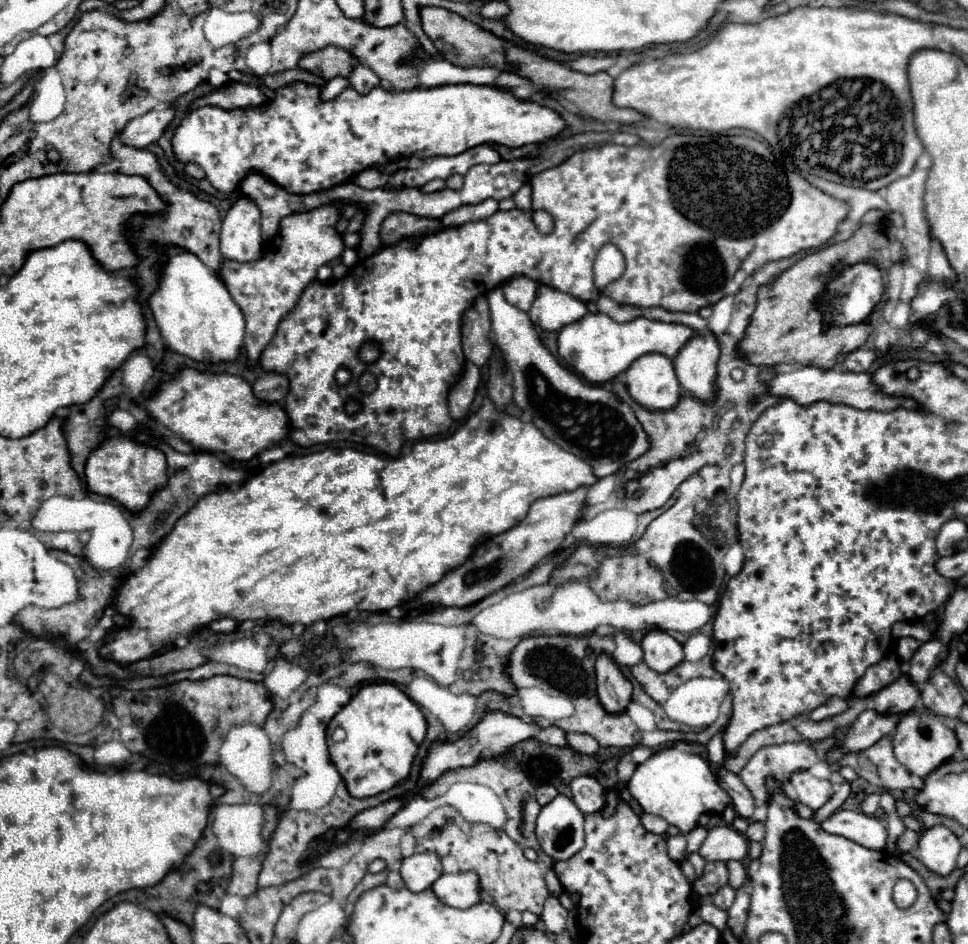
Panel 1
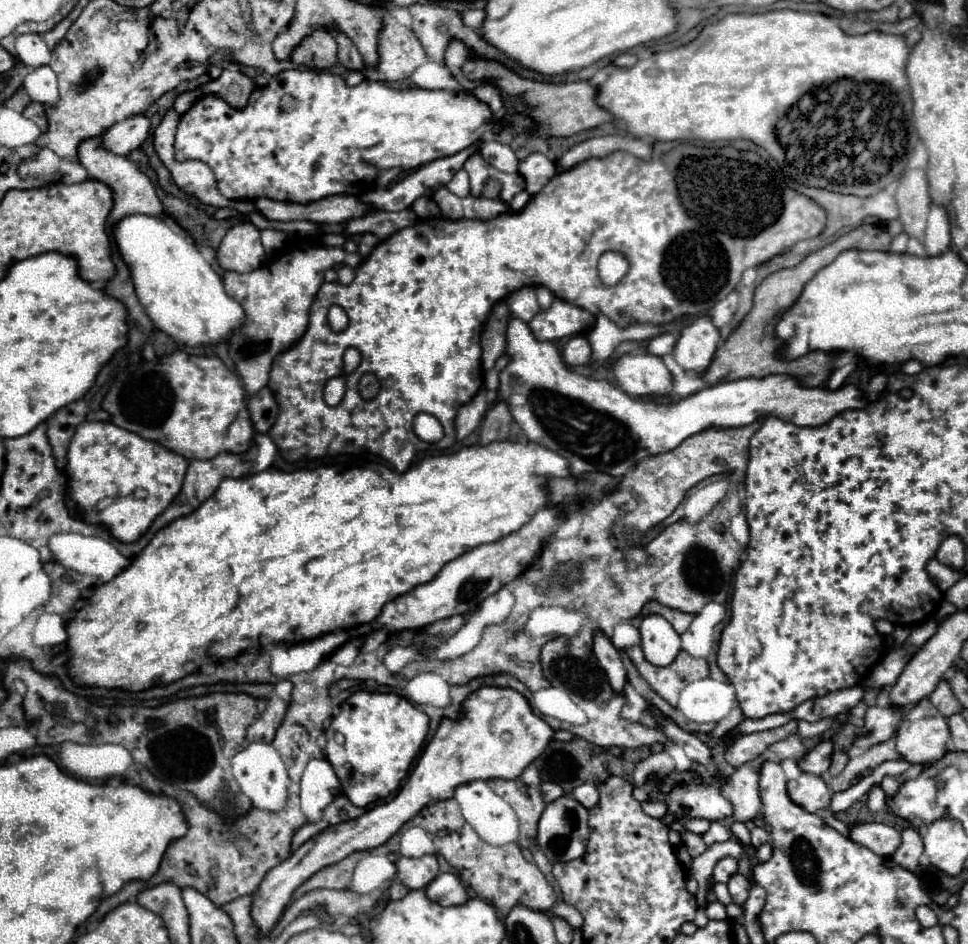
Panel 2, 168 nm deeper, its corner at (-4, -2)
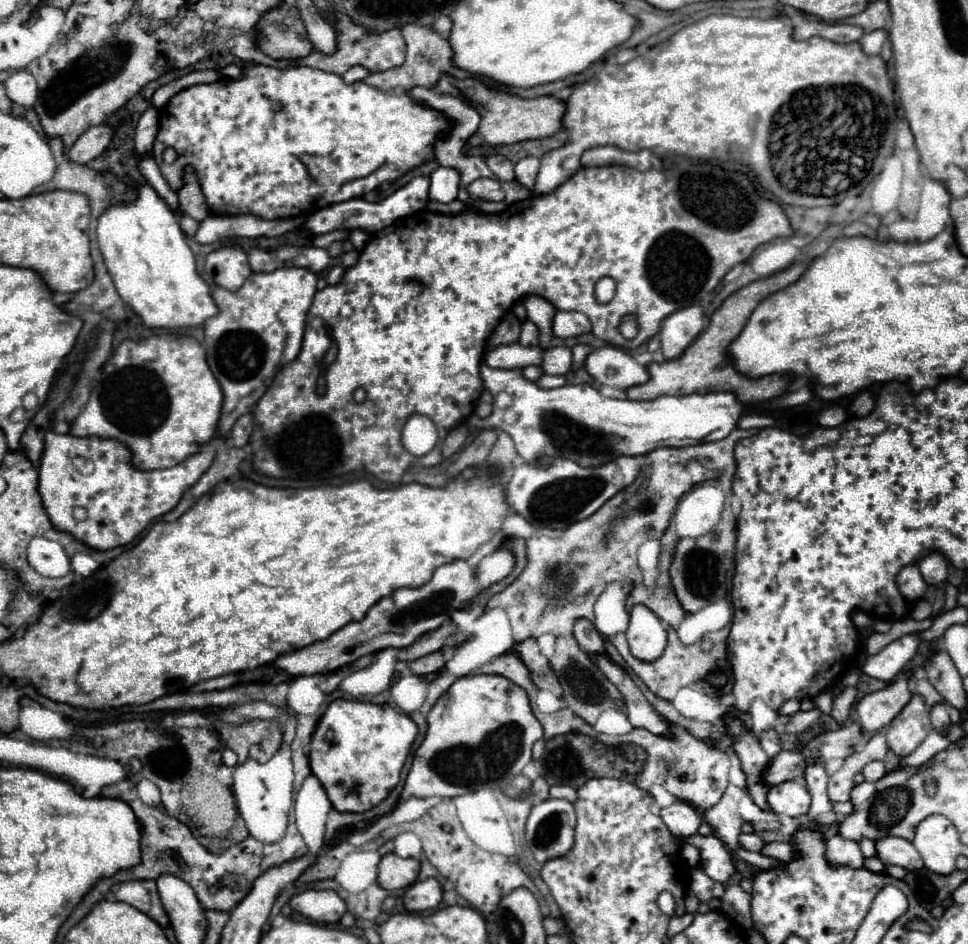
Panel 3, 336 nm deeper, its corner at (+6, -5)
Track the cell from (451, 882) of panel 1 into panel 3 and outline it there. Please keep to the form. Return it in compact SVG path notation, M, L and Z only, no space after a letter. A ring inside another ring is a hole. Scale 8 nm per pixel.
M425 879L425 881L417 881L413 883L407 891L405 891L405 909L407 911L427 911L427 909L435 909L443 899L443 887L437 879Z

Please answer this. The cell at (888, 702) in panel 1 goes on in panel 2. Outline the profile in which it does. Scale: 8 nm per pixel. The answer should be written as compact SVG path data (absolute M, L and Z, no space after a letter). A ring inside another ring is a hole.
M877 706L867 708L863 728L859 730L853 746L871 748L875 744L889 740L895 734L897 716L899 716L897 708L877 708Z

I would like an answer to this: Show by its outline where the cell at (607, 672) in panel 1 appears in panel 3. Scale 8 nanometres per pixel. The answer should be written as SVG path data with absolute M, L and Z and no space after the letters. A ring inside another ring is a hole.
M577 619L577 623L575 623L575 639L577 639L579 647L581 647L585 653L589 653L589 655L605 653L603 637L601 637L599 631L593 627L593 623L587 621L587 619Z

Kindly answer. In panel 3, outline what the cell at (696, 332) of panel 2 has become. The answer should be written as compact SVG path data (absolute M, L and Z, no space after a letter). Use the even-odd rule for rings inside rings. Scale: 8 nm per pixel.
M697 305L679 309L671 313L659 331L659 341L661 341L661 351L667 361L675 361L683 355L683 349L703 333L705 323L703 323L703 311Z

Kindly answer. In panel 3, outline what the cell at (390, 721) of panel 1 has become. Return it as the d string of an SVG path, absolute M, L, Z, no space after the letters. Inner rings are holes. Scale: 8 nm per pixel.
M337 699L327 707L325 715L321 717L321 721L313 733L311 751L309 751L311 773L317 775L317 779L325 787L325 791L337 811L363 813L363 811L379 805L391 793L391 789L399 783L401 769L405 765L407 755L411 753L411 745L413 745L415 737L417 737L415 721L409 715L399 713L397 709L393 709L387 703L375 705L375 703L363 703L363 701Z

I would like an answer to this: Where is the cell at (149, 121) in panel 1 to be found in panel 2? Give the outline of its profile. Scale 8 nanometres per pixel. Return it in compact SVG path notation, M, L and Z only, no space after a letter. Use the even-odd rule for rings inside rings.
M141 114L125 118L113 126L109 126L101 136L101 146L113 154L127 156L137 150L149 132L149 120Z

